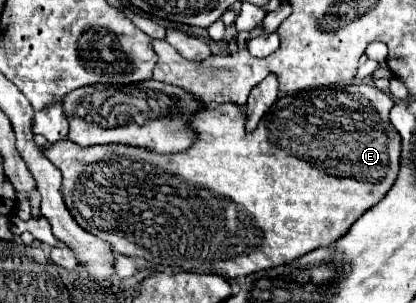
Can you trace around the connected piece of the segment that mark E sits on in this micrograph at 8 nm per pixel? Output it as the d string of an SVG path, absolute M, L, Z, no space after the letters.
M338 85L338 87L320 87L310 91L300 91L294 95L280 97L268 113L260 119L256 131L246 133L244 131L244 111L232 103L200 109L190 117L190 127L196 131L194 143L180 153L168 153L158 155L144 147L130 147L130 145L92 145L92 147L80 147L68 139L62 139L46 149L46 157L62 171L62 197L72 213L74 221L88 233L104 239L110 243L120 255L126 257L140 257L154 265L164 265L170 269L180 271L194 271L194 273L206 273L206 271L218 271L222 275L228 275L230 279L240 275L250 275L262 269L270 269L276 265L290 263L312 249L332 245L342 237L348 227L372 205L376 205L388 189L394 185L394 179L398 175L400 165L400 135L394 131L392 123L388 121L388 113L392 109L392 99L372 87L372 85Z

